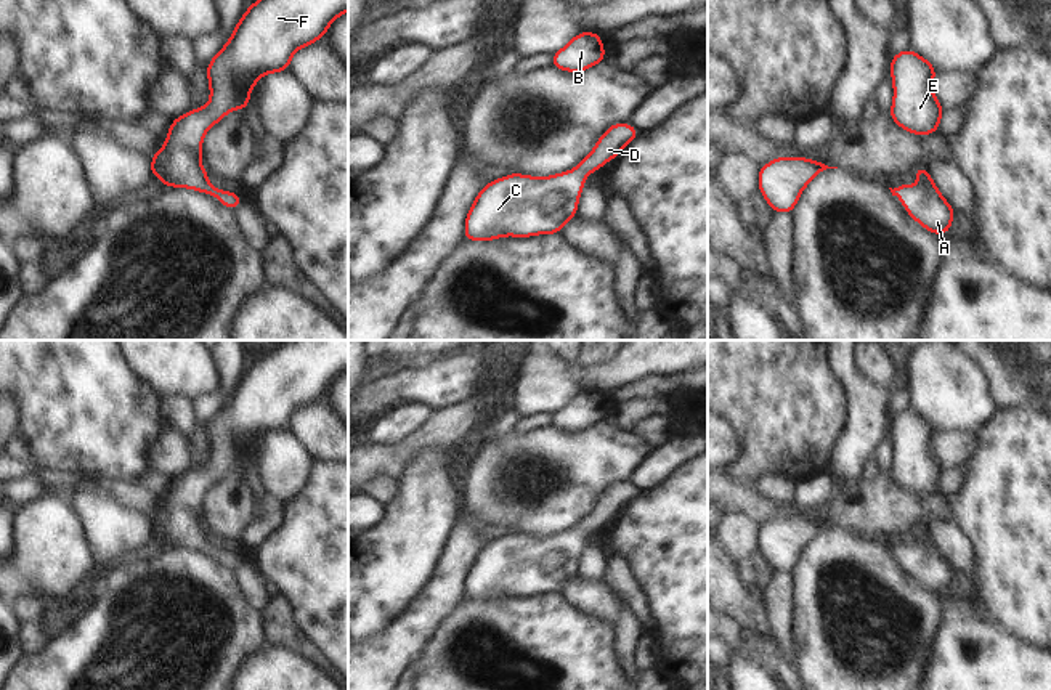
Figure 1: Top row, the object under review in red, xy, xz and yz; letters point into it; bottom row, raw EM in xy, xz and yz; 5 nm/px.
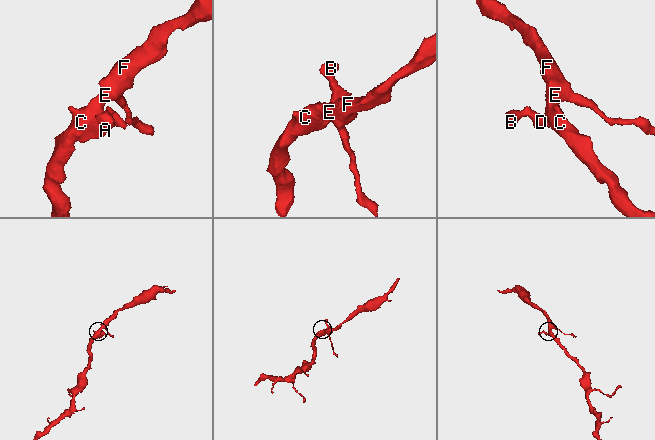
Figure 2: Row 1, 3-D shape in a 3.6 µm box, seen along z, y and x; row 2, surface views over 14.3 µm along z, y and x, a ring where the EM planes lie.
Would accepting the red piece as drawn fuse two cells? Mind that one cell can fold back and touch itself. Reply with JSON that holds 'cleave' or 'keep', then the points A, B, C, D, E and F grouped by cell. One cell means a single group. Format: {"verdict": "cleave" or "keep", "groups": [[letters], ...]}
{"verdict": "keep", "groups": [["A", "B", "C", "D", "E", "F"]]}

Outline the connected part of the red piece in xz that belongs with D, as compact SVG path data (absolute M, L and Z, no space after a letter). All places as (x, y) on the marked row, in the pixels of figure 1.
M629 122L613 124L592 152L574 170L554 177L510 173L486 183L465 217L465 241L494 241L502 236L558 234L578 215L584 178L640 135Z

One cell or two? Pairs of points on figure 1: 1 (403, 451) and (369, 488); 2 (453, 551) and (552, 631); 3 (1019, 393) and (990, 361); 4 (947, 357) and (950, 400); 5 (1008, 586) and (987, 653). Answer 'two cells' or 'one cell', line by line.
1: two cells
2: two cells
3: one cell
4: one cell
5: two cells

